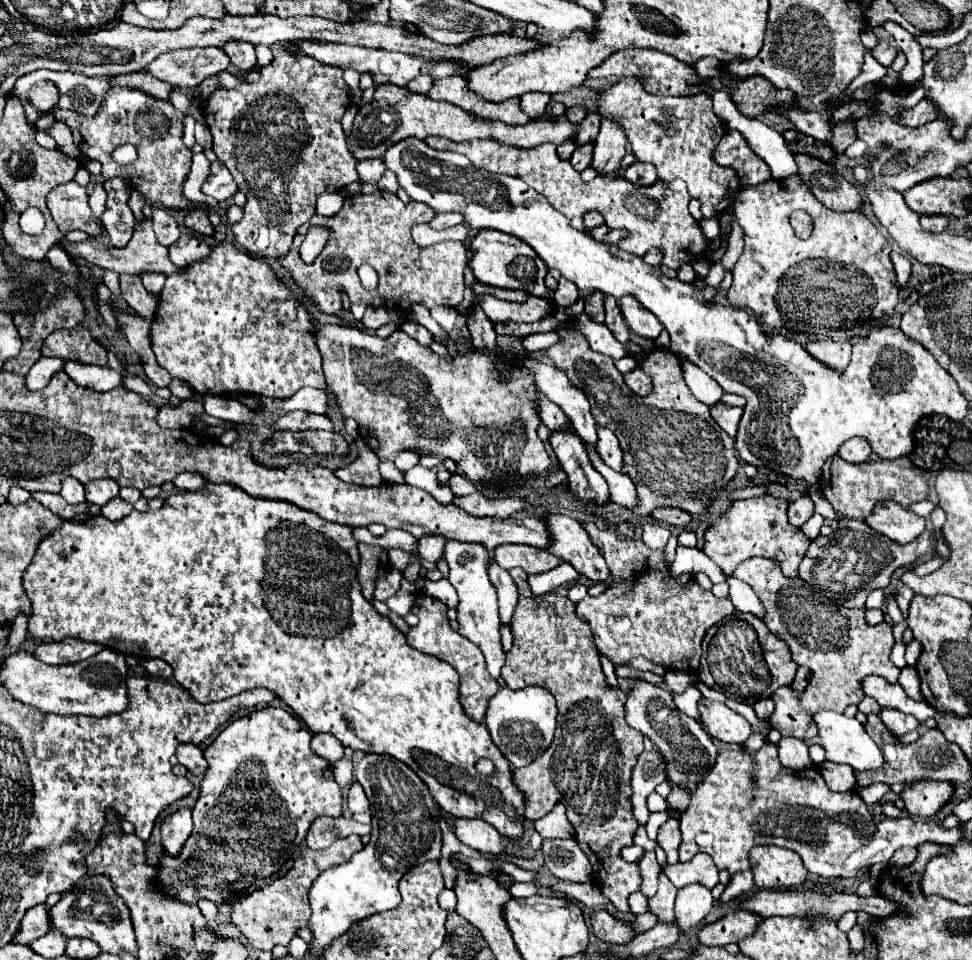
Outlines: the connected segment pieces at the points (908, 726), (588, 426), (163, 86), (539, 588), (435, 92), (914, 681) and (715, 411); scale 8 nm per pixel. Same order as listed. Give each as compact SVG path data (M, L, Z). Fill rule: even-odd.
M882 708L880 710L880 718L886 724L886 728L892 734L896 734L896 736L904 736L906 732L910 732L910 730L914 730L914 728L920 726L914 716L904 714L904 712L896 710L896 708Z
M528 360L526 366L534 372L536 386L546 398L558 404L566 416L574 422L578 436L590 446L596 444L596 420L592 418L588 398L576 388L568 376L558 370L554 364L546 364L544 360Z
M134 72L134 74L122 74L122 76L114 76L114 80L110 80L114 86L126 86L126 88L138 88L154 98L160 98L160 100L168 100L168 94L172 90L170 84L154 78L154 76L148 76L144 72Z
M562 562L562 564L558 564L556 568L552 568L548 572L530 574L528 576L528 584L530 584L534 594L542 596L542 594L552 592L554 588L558 588L562 584L568 584L568 582L574 582L578 578L580 578L580 574L568 562Z
M462 72L462 76L448 76L446 80L432 80L432 88L430 88L428 96L446 100L470 114L524 114L520 108L518 96L510 98L506 102L500 102L500 104L486 102L486 100L474 96L474 92L470 92L470 88L466 88L466 76L468 76L468 72Z
M906 666L906 668L902 668L898 682L902 684L902 688L906 690L906 694L908 694L912 700L924 700L924 698L922 698L922 692L920 692L918 672L916 672L914 666Z
M720 400L718 404L714 404L714 408L710 408L710 412L712 412L714 420L718 422L718 426L724 428L724 432L734 438L734 436L736 436L736 430L738 430L740 416L742 416L742 408L728 406L728 404L724 404L724 402Z

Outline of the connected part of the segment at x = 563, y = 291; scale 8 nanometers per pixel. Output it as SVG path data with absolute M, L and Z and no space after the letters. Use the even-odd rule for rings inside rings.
M566 278L558 280L558 288L554 292L554 304L556 306L572 306L578 300L578 288L568 282Z

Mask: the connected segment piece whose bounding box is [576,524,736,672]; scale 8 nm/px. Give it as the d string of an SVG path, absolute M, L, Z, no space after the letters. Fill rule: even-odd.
M584 524L584 528L612 570L612 582L606 592L596 598L586 596L576 608L578 616L590 624L596 648L612 664L626 664L634 656L644 656L668 670L696 672L702 656L700 642L706 630L732 616L736 612L734 604L700 588L692 574L664 582L670 576L664 550L646 548L642 540L620 538L616 532L598 530L594 524Z

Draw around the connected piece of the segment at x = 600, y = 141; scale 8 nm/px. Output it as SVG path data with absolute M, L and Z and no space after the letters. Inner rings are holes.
M604 120L600 124L600 132L594 142L594 160L592 166L598 174L616 176L620 168L620 160L626 154L626 132L614 120Z

